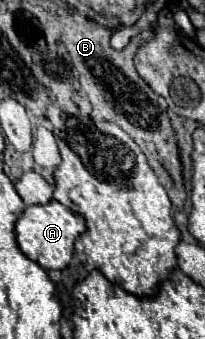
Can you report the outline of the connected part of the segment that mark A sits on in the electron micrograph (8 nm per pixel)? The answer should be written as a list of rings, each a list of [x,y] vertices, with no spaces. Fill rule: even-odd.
[[[50,201],[46,205],[30,205],[24,209],[22,217],[16,221],[16,239],[20,251],[36,261],[42,269],[64,269],[68,267],[74,253],[74,239],[84,231],[84,219],[64,207],[58,201]]]

